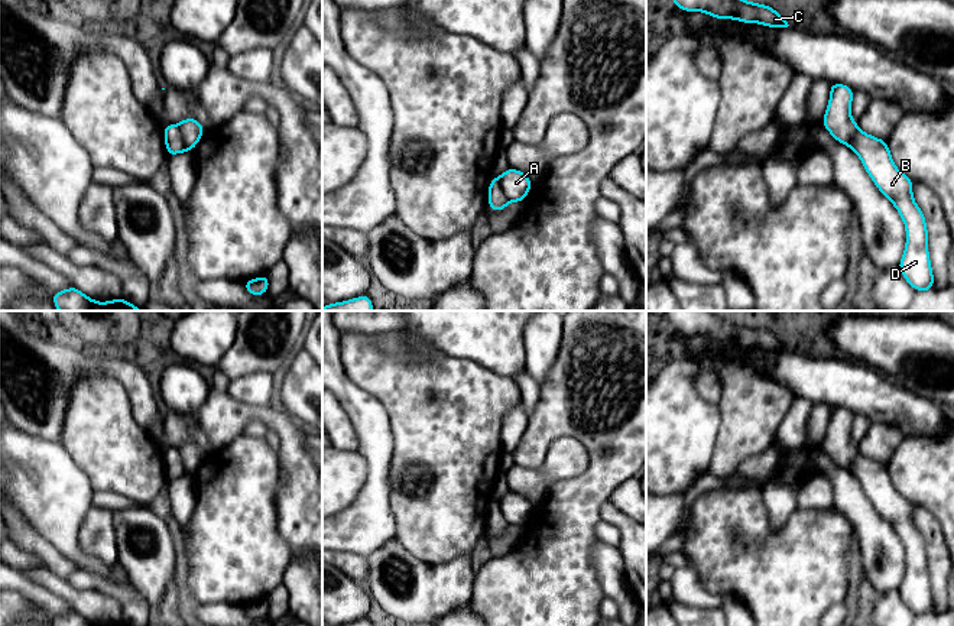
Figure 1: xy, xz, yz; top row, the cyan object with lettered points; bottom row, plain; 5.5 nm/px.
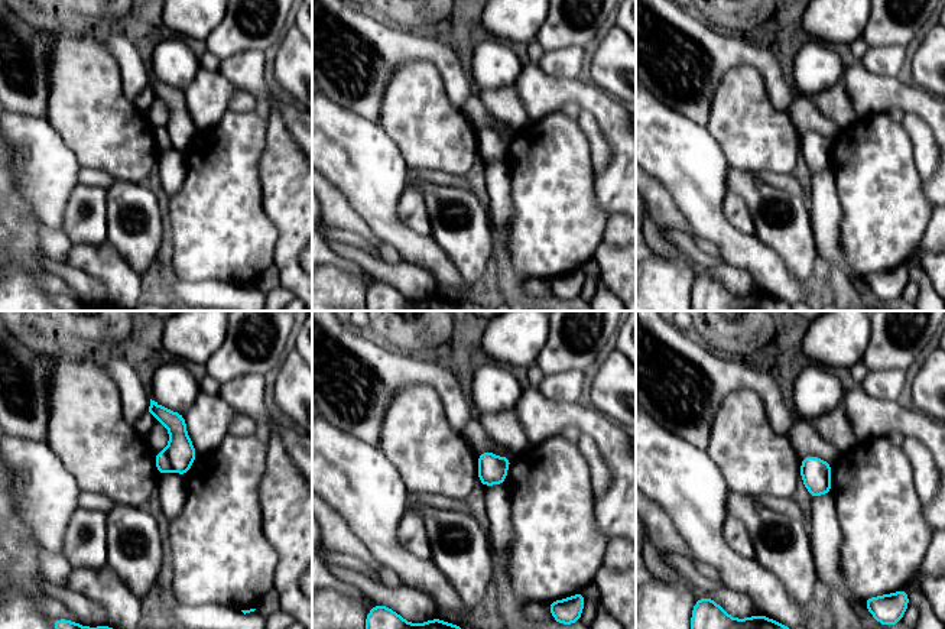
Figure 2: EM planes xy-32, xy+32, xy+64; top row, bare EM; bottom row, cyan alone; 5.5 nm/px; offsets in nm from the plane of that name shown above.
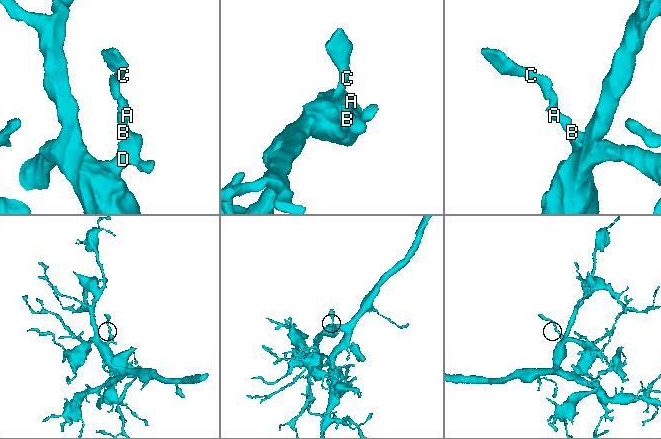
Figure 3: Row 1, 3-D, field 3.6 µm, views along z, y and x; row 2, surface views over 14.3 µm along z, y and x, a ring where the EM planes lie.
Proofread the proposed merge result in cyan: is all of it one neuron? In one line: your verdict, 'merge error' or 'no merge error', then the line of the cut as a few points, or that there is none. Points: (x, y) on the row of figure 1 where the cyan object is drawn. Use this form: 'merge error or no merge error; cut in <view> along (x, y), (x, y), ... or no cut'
merge error; cut in xy along (177, 125), (182, 140), (191, 149)

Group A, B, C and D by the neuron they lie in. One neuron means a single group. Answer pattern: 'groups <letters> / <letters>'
groups A C / B D

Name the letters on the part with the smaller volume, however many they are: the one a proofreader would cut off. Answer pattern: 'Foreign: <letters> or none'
Foreign: A, C

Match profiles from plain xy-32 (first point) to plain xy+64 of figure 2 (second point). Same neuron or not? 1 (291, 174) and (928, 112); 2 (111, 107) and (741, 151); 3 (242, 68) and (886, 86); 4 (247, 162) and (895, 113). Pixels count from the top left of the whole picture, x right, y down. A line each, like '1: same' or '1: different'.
1: same
2: same
3: different
4: different

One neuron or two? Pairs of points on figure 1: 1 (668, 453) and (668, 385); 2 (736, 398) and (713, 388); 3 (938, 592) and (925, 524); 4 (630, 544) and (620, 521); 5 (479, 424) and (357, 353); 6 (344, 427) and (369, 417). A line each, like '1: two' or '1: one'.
1: one
2: two
3: one
4: one
5: one
6: two

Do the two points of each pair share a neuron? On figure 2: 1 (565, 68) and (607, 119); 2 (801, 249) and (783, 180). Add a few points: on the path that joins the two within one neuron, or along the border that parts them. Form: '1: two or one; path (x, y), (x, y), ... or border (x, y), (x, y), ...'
1: two; border (542, 68), (549, 74), (577, 80)
2: two; border (754, 178), (795, 194), (802, 200)

